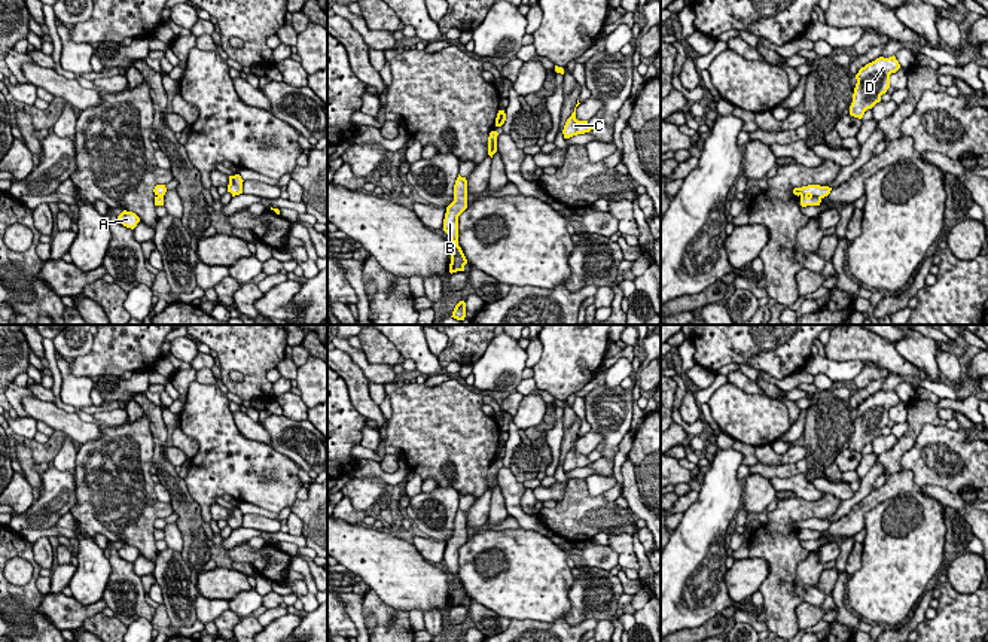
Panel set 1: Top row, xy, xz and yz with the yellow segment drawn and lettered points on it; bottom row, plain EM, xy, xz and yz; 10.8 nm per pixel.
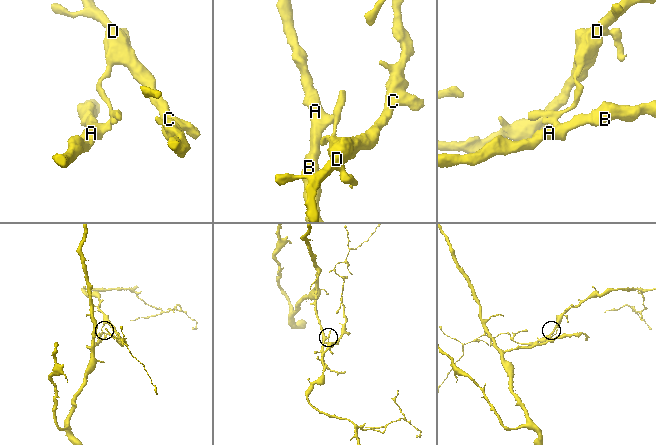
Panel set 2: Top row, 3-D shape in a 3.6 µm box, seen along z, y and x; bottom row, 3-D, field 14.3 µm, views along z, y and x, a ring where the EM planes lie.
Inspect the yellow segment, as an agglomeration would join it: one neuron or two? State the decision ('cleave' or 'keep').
cleave

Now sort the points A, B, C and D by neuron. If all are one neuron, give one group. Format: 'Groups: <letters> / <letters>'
Groups: A B / C D

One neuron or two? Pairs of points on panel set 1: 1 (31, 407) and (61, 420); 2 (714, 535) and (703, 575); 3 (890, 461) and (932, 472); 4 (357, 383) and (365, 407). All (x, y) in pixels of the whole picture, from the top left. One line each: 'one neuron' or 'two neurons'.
1: one neuron
2: one neuron
3: two neurons
4: one neuron

